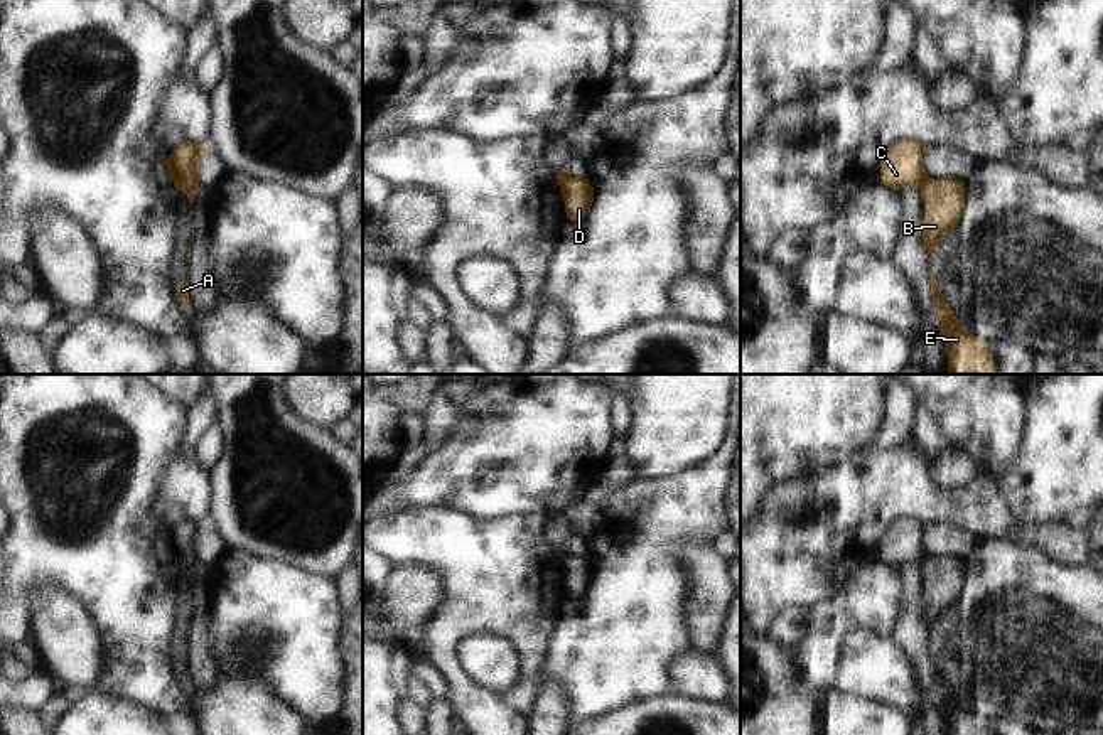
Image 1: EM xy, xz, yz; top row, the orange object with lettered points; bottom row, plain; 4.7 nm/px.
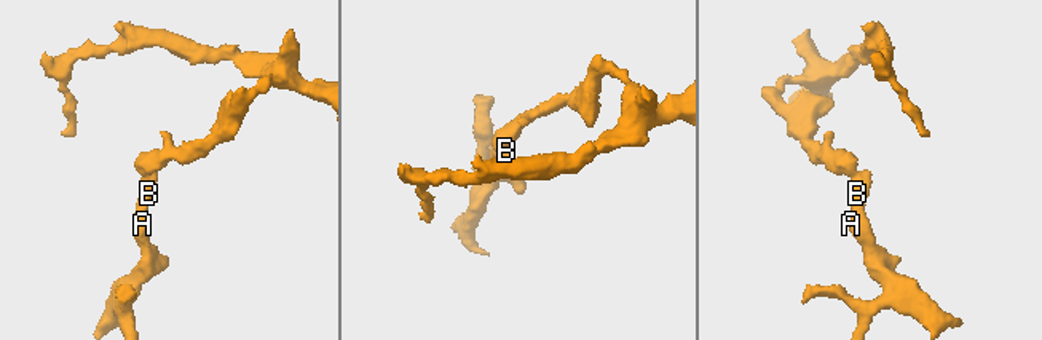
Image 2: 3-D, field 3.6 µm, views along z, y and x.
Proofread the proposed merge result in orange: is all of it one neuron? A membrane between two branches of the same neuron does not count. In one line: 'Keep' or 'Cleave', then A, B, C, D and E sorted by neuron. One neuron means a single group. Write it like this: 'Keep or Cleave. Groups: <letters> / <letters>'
Cleave. Groups: A B D E / C

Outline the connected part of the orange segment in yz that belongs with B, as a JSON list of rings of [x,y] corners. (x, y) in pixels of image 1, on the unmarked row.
[[[929,556],[921,565],[921,575],[924,580],[923,620],[931,641],[938,622],[956,605],[965,588],[965,560]]]

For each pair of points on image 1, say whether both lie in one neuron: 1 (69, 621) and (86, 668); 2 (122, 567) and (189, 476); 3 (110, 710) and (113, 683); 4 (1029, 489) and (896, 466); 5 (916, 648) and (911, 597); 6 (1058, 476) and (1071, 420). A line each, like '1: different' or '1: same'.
1: same
2: different
3: different
4: different
5: same
6: same

